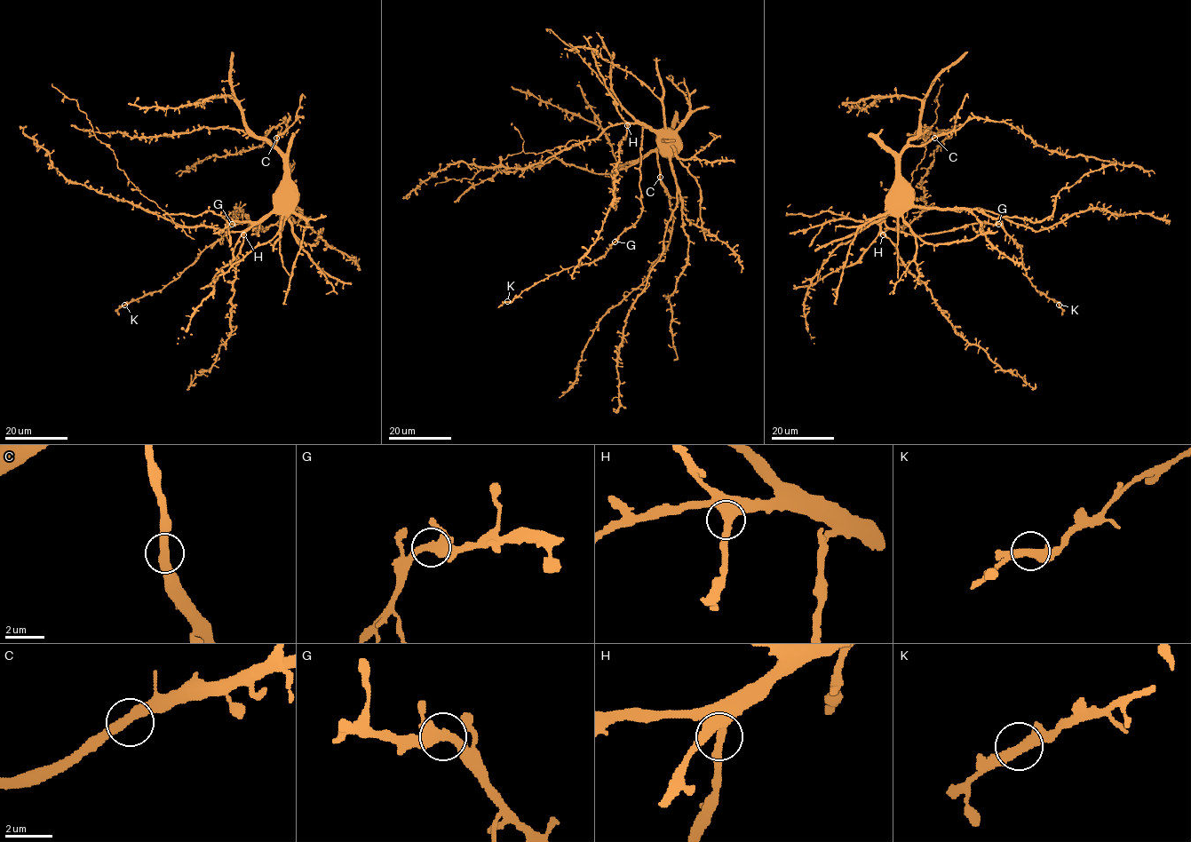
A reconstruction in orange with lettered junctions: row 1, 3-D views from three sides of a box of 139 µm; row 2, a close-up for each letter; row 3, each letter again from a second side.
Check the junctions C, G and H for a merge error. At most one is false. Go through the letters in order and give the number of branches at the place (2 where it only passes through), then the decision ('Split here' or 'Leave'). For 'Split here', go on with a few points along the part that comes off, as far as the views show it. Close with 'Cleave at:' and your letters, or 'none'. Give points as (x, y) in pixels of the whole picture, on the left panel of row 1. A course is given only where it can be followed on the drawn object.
C: Branches: 2. Leave
G: Branches: 2. Leave
H: Branches: 2. Leave
Cleave at: none

